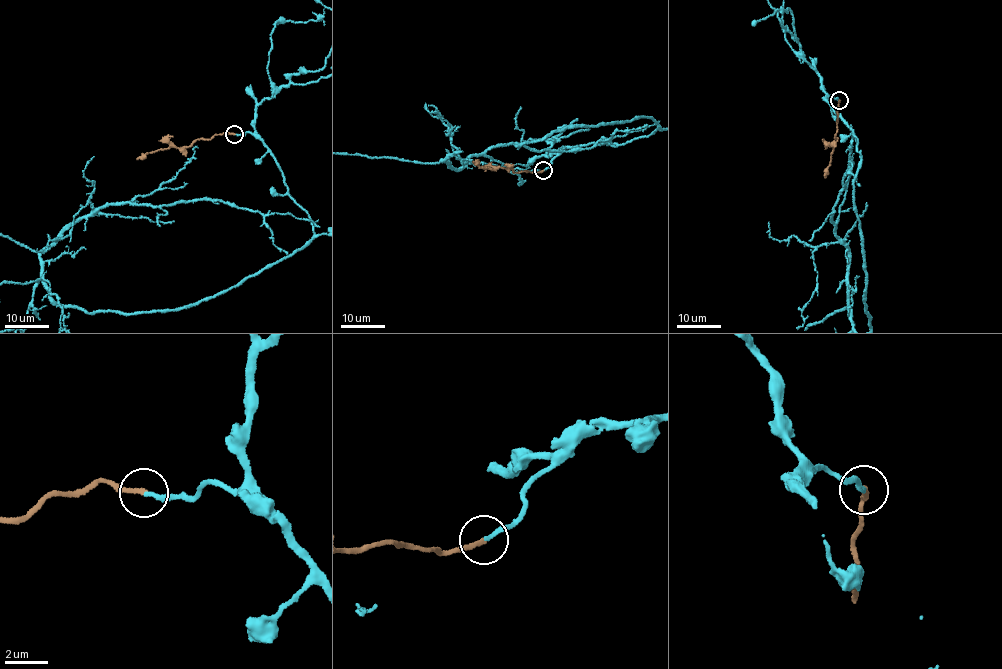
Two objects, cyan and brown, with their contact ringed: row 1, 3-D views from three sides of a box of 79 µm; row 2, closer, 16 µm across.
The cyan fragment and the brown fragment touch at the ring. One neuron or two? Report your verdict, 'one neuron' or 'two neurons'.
one neuron

